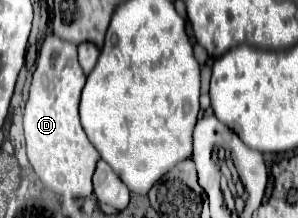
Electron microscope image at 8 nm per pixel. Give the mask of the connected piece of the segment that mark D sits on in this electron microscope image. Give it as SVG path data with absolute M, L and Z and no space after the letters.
M48 35L42 41L42 49L36 59L36 71L24 111L24 135L32 169L50 191L64 197L92 195L92 175L96 161L100 159L78 117L80 91L84 83L86 75L78 63L76 45Z

